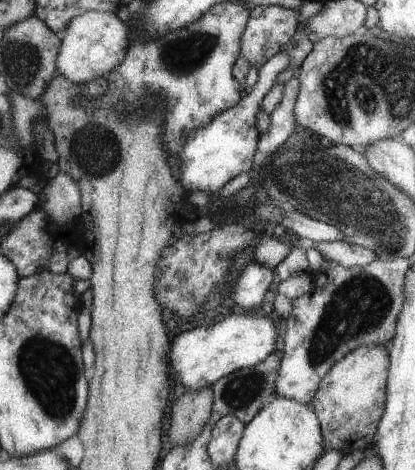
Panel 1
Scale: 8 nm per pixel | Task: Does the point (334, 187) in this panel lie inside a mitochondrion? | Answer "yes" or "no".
yes

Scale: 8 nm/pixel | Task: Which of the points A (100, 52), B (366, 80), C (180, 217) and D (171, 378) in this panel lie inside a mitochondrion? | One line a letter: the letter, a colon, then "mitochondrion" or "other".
A: other
B: mitochondrion
C: other
D: other

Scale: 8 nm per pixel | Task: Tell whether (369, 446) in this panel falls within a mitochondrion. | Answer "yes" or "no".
no

